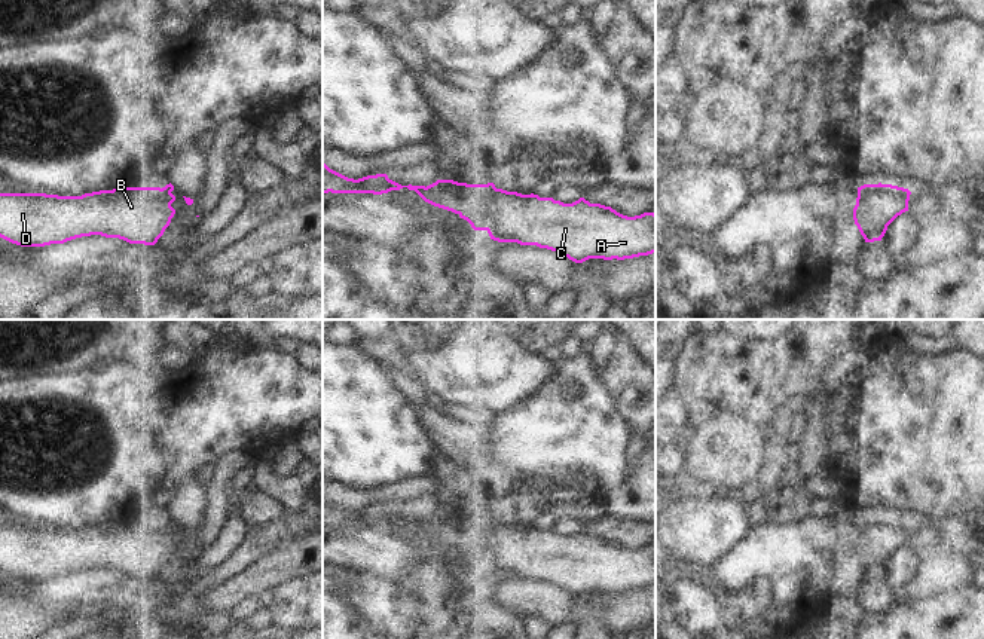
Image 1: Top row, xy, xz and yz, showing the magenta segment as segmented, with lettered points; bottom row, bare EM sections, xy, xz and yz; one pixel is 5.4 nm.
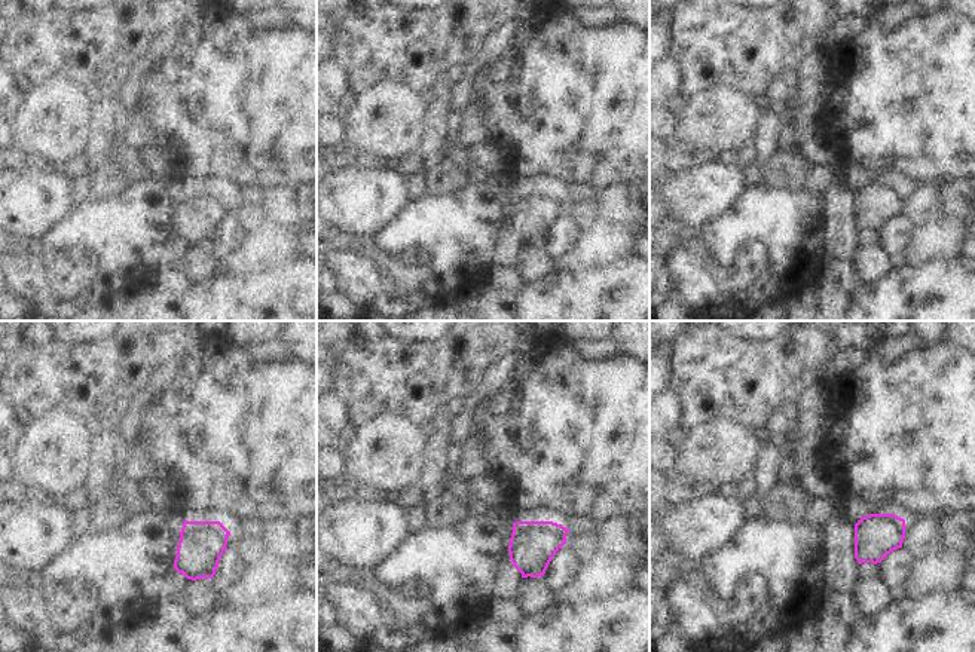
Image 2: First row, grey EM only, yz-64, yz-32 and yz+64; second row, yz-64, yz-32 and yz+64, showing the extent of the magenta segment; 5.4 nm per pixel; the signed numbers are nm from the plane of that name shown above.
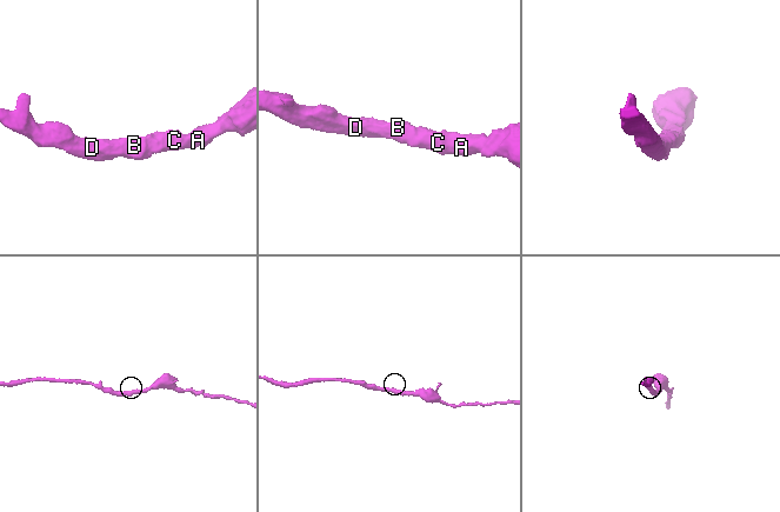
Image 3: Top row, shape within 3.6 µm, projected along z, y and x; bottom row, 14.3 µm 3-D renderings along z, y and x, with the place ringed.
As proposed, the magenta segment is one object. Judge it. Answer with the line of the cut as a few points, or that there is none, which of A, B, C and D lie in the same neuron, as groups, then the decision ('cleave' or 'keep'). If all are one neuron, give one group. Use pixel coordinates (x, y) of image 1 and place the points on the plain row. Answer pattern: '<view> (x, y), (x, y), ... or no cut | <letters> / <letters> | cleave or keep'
no cut | A B C D | keep

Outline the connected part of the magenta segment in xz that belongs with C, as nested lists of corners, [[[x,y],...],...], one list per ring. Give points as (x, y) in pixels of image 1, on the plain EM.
[[[323,495],[323,526],[373,526],[382,528],[407,520],[425,535],[452,544],[467,553],[474,563],[486,563],[498,575],[517,575],[557,584],[575,596],[589,591],[624,593],[656,586],[656,547],[644,545],[627,550],[611,539],[590,536],[584,531],[563,536],[553,531],[522,528],[496,522],[493,516],[467,517],[453,513],[437,513],[430,519],[401,519],[386,507],[367,508],[358,513],[348,511]]]

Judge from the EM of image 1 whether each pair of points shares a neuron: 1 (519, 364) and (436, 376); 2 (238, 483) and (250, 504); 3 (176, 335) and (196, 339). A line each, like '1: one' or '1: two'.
1: one
2: two
3: one

